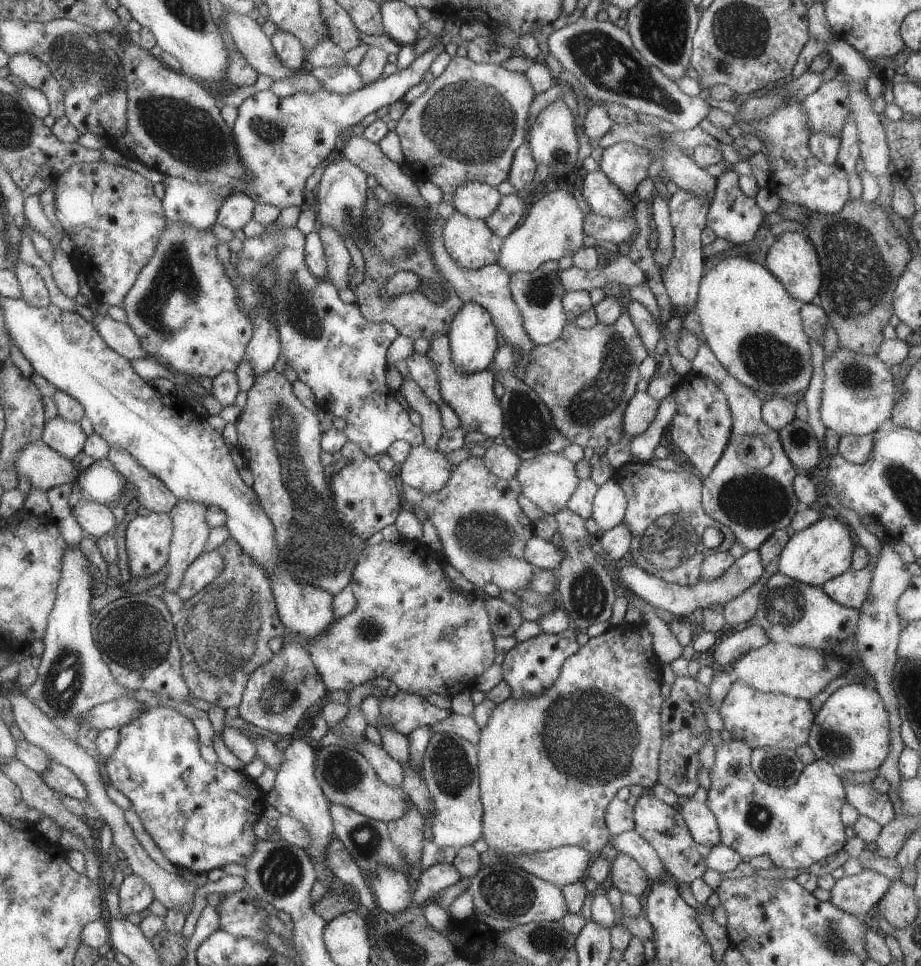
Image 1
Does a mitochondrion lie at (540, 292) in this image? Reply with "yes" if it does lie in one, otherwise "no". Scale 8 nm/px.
yes

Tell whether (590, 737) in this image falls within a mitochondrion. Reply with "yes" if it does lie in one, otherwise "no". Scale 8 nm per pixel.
yes

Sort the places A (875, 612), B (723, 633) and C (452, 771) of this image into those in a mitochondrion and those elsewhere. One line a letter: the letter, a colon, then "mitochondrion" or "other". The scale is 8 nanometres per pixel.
A: mitochondrion
B: other
C: mitochondrion

